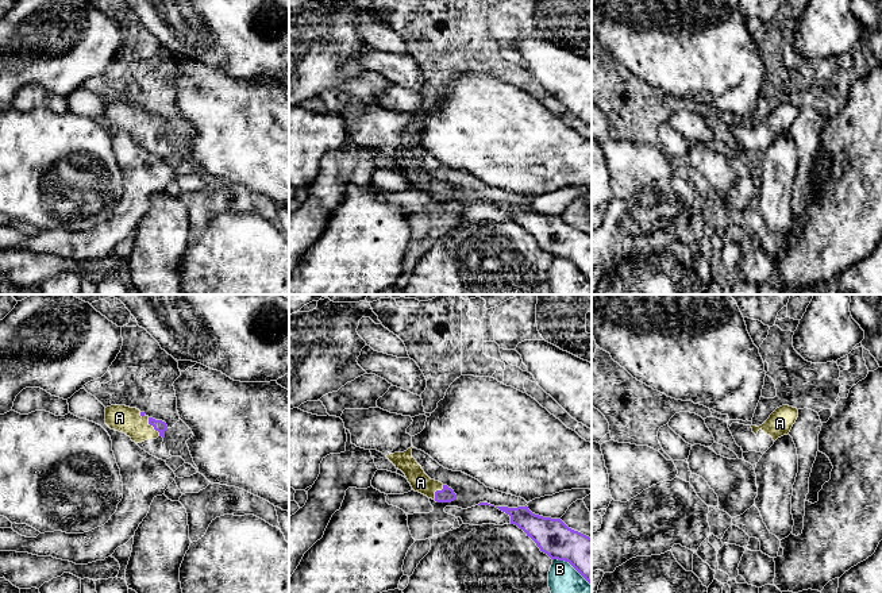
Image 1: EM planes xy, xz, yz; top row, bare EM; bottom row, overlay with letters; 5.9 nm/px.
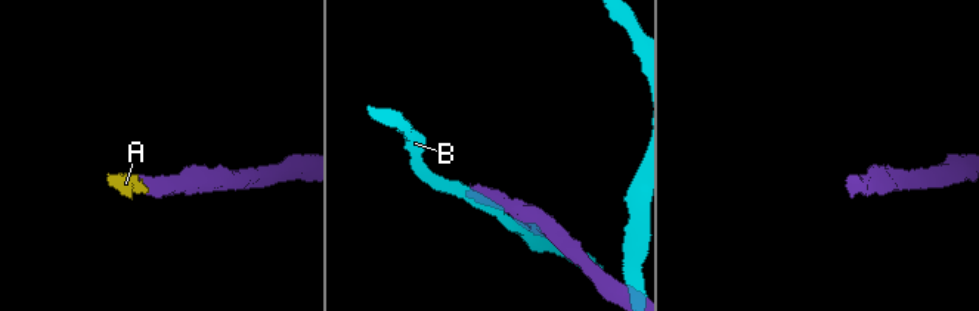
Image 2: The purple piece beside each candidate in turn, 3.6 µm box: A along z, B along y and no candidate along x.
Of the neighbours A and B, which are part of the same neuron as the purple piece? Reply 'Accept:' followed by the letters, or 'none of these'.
Accept: A

